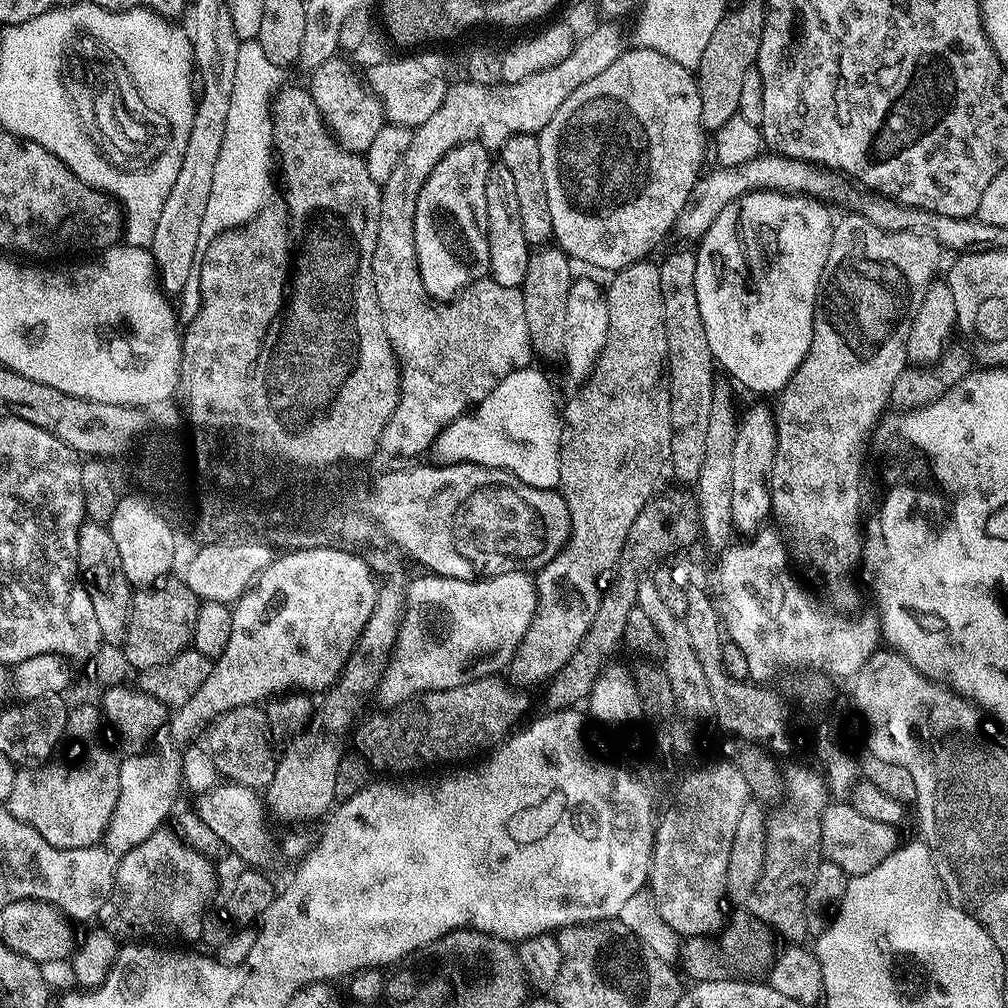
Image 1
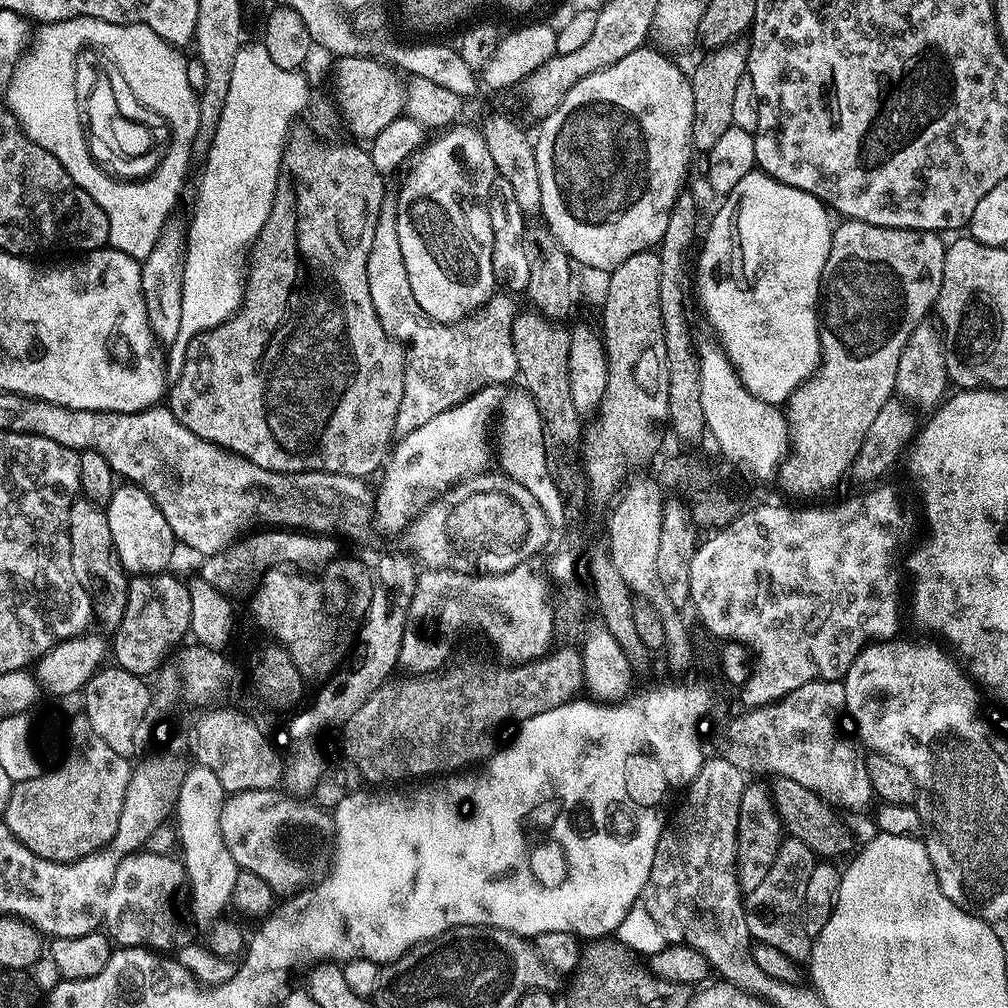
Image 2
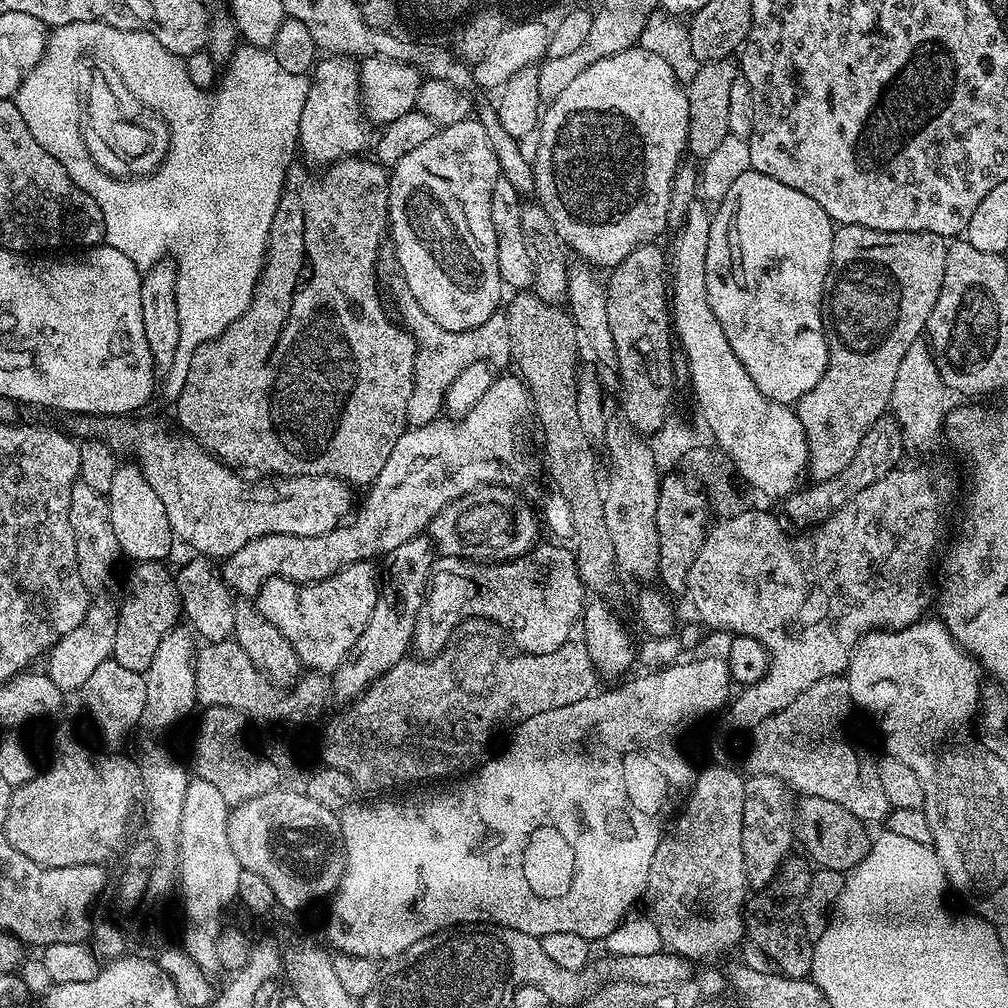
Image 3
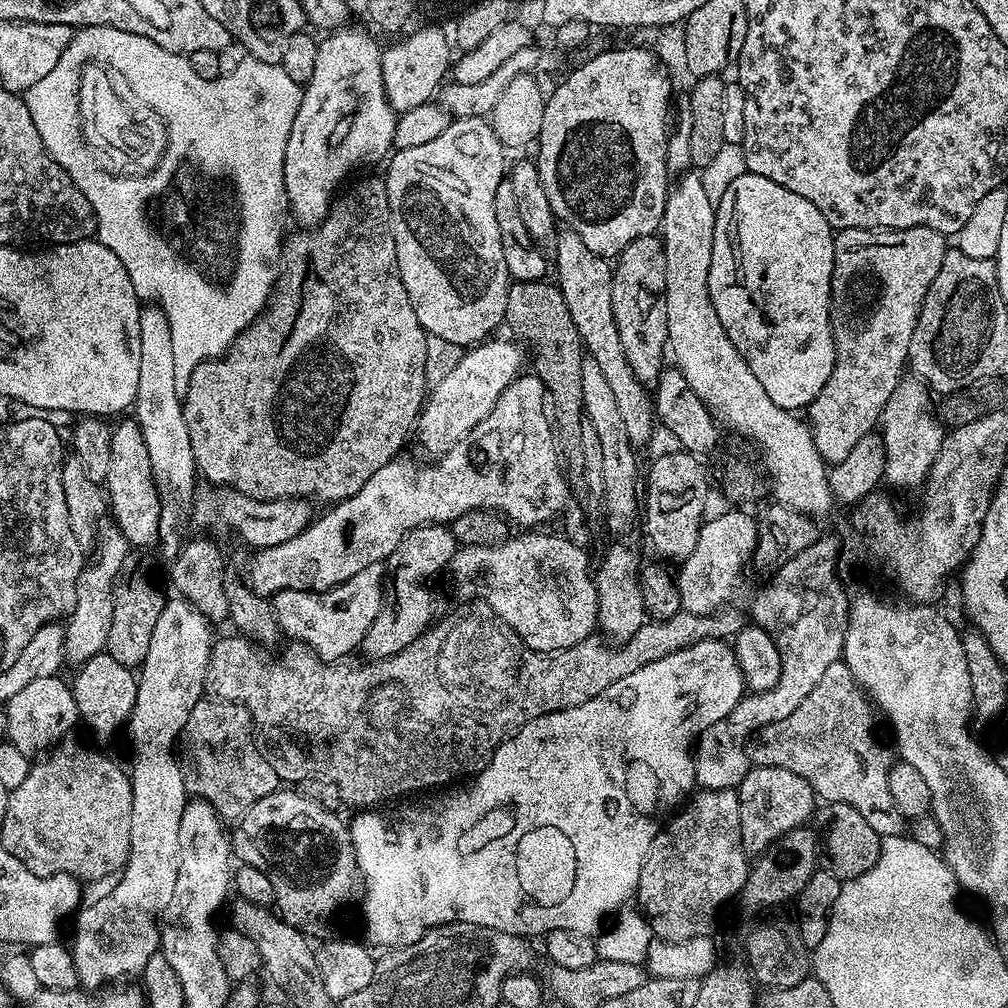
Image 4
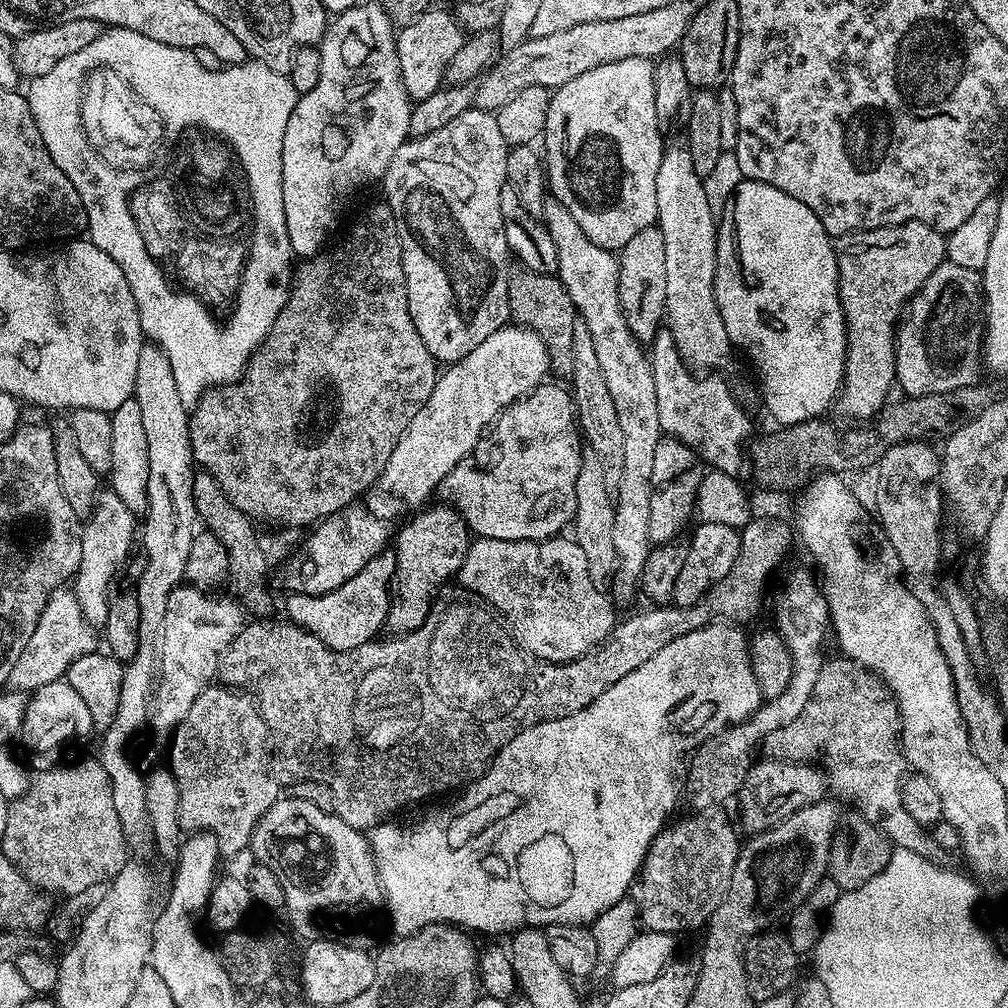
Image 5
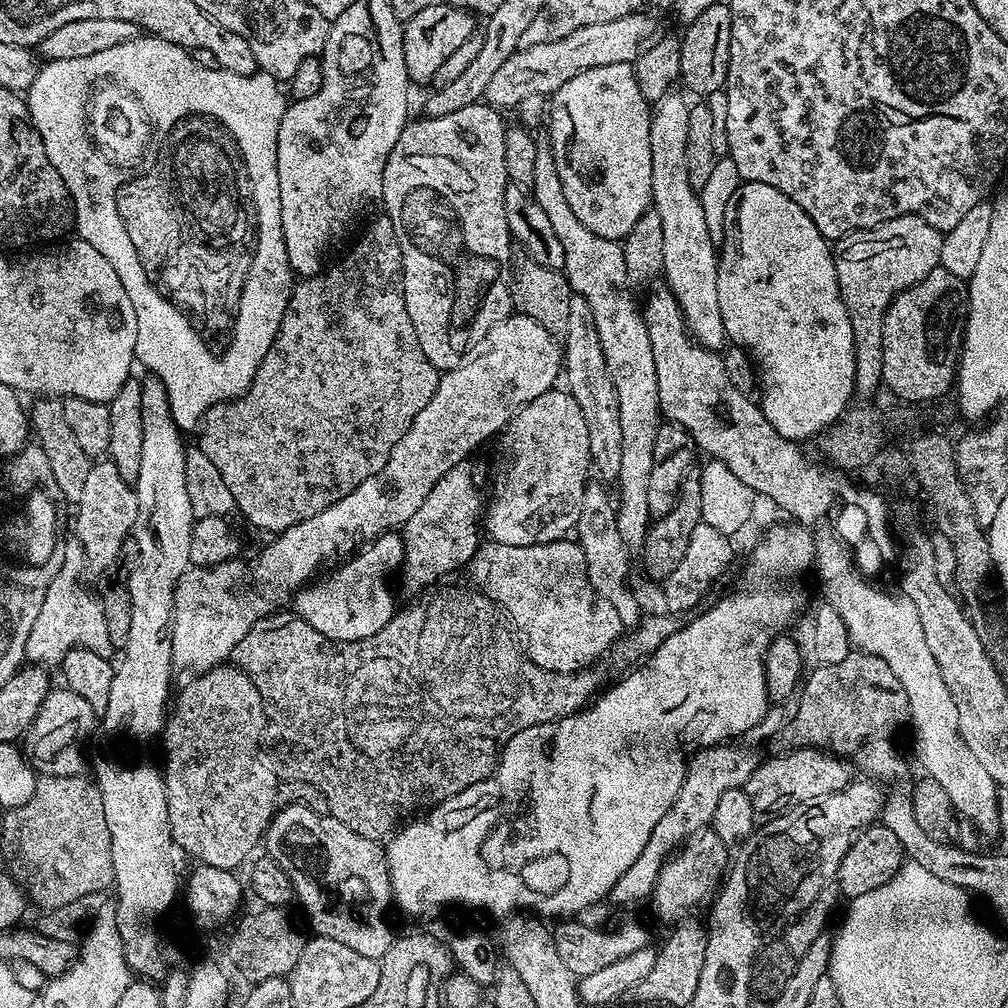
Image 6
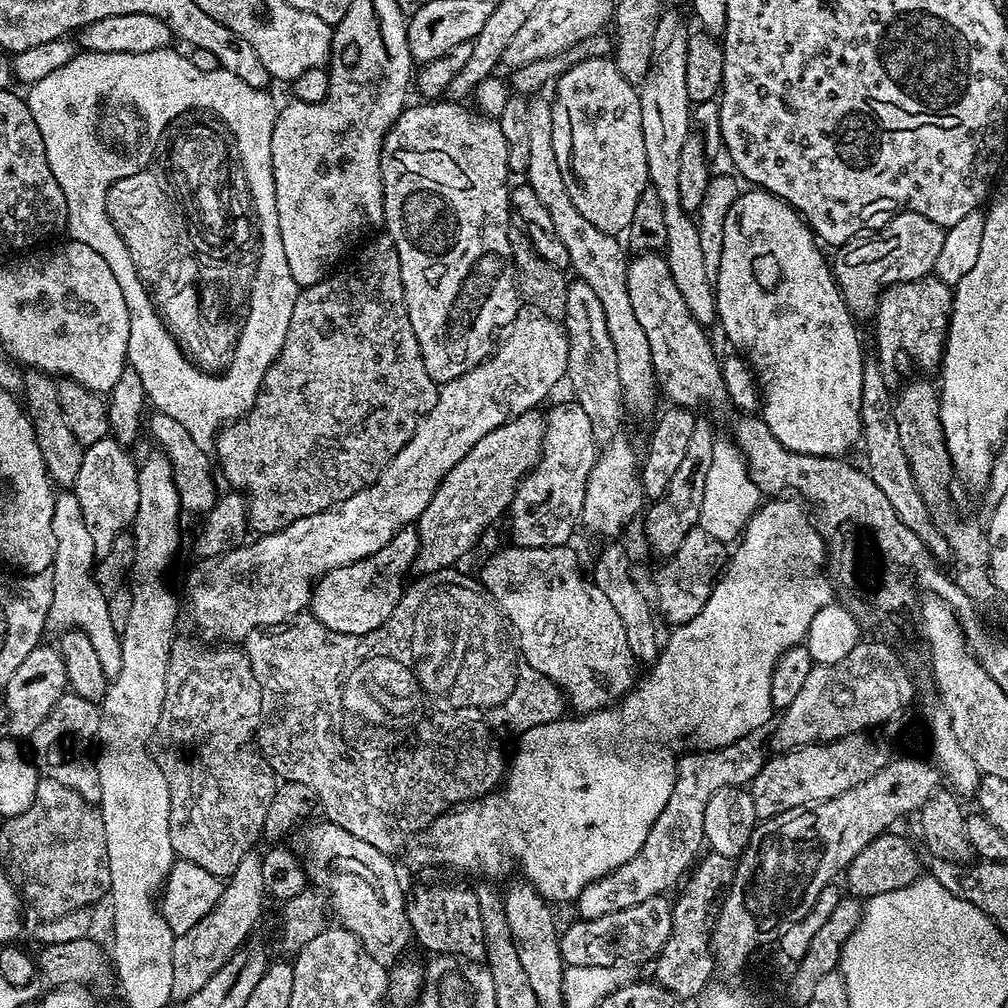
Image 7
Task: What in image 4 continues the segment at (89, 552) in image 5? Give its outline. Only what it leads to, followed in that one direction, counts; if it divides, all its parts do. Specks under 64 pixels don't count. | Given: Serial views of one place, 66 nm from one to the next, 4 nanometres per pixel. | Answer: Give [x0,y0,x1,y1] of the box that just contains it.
[64,522,130,665]

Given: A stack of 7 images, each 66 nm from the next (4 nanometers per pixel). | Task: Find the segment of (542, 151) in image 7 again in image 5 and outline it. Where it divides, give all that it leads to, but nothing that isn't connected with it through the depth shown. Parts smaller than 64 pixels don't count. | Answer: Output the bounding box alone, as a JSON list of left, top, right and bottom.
[542,198,662,601]

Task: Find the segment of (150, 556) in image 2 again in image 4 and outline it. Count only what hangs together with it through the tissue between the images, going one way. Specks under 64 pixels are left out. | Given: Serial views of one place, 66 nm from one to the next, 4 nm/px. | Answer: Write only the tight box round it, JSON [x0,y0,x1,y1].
[106,418,160,550]

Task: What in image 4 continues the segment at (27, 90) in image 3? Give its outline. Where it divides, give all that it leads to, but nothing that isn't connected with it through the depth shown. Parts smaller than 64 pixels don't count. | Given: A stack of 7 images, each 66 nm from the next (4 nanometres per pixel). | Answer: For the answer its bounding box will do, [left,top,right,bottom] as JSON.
[23,24,302,382]

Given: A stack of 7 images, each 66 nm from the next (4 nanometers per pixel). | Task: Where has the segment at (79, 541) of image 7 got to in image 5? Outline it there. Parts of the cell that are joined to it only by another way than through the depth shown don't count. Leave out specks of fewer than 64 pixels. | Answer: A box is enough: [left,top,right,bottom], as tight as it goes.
[7,586,97,694]

